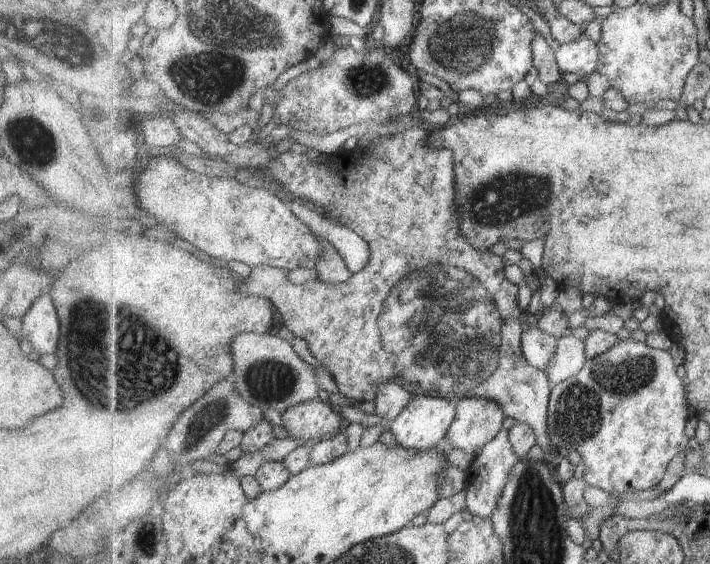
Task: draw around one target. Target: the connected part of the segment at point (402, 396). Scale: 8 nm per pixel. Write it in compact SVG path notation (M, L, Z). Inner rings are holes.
M387 382L379 386L374 405L379 417L386 419L388 423L395 421L413 400L414 395L395 382Z

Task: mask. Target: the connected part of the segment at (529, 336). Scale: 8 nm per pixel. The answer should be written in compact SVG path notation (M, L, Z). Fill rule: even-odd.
M529 328L522 335L522 350L525 359L539 370L546 371L558 348L558 339L540 330Z

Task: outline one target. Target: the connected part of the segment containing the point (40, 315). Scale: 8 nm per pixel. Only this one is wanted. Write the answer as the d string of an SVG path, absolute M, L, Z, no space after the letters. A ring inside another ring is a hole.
M47 289L33 300L21 316L19 336L19 339L27 340L31 344L33 356L55 352L59 338L59 322Z

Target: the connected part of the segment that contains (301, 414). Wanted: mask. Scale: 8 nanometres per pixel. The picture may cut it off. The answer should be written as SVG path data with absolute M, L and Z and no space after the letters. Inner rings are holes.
M320 399L293 406L281 415L282 426L290 437L303 442L316 444L323 436L335 436L346 430L338 408Z

